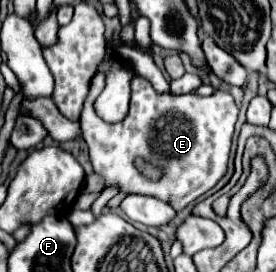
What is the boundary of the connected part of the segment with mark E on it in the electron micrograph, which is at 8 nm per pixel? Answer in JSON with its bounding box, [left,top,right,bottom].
[79,72,239,210]

